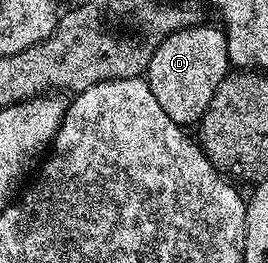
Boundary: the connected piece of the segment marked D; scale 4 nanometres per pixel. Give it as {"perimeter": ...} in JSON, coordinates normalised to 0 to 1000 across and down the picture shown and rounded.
{"perimeter":[[[780,99],[701,103],[638,125],[638,141],[612,148],[593,186],[578,186],[578,217],[563,217],[549,274],[563,354],[578,354],[578,384],[593,384],[608,430],[679,475],[720,475],[750,456],[802,338],[862,270],[840,122],[821,99]]]}

